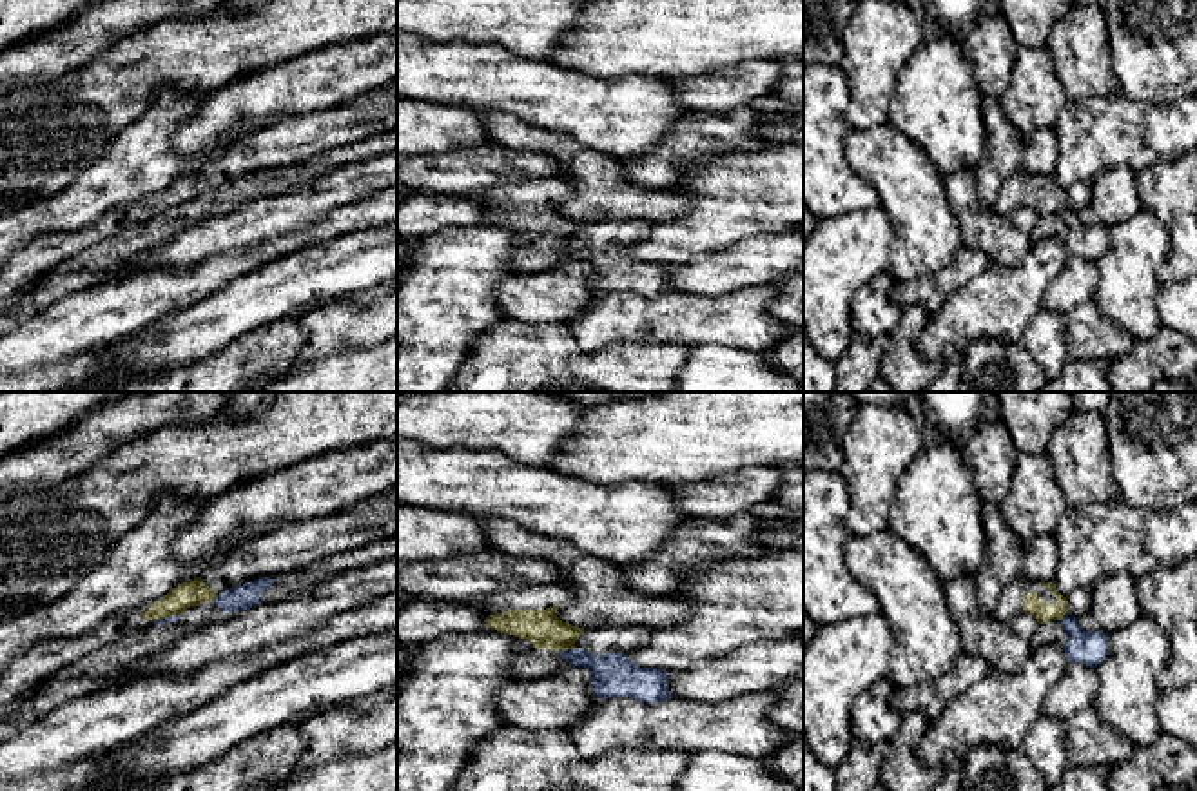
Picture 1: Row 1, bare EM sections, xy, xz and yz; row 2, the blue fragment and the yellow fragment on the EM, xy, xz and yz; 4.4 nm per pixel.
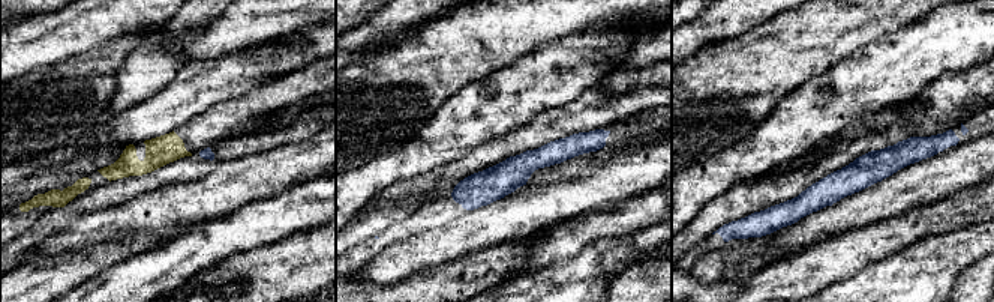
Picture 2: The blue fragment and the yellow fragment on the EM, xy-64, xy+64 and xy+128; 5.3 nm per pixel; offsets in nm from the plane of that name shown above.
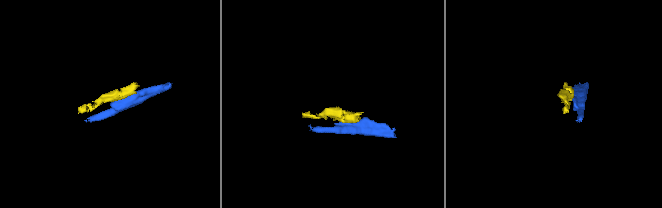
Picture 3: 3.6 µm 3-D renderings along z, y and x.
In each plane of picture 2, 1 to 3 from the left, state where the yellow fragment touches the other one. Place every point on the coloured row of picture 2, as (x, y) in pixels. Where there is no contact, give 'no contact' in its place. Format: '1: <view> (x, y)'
1: no contact
2: no contact
3: no contact

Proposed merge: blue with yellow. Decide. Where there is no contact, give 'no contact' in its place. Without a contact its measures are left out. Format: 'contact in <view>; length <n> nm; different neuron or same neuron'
contact in xz; length 70 nm; different neuron

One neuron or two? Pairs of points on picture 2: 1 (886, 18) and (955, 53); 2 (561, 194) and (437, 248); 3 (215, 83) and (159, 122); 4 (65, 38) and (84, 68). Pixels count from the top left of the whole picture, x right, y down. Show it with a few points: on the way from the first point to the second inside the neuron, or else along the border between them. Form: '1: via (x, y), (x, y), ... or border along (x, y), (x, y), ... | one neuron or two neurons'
1: border along (924, 15), (871, 44) | two neurons
2: via (529, 209), (468, 233) | one neuron
3: via (201, 84), (173, 108) | one neuron
4: border along (104, 47), (72, 54), (44, 68) | two neurons

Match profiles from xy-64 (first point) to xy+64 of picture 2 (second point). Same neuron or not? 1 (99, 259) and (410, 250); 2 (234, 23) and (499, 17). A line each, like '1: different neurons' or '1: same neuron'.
1: same neuron
2: same neuron

